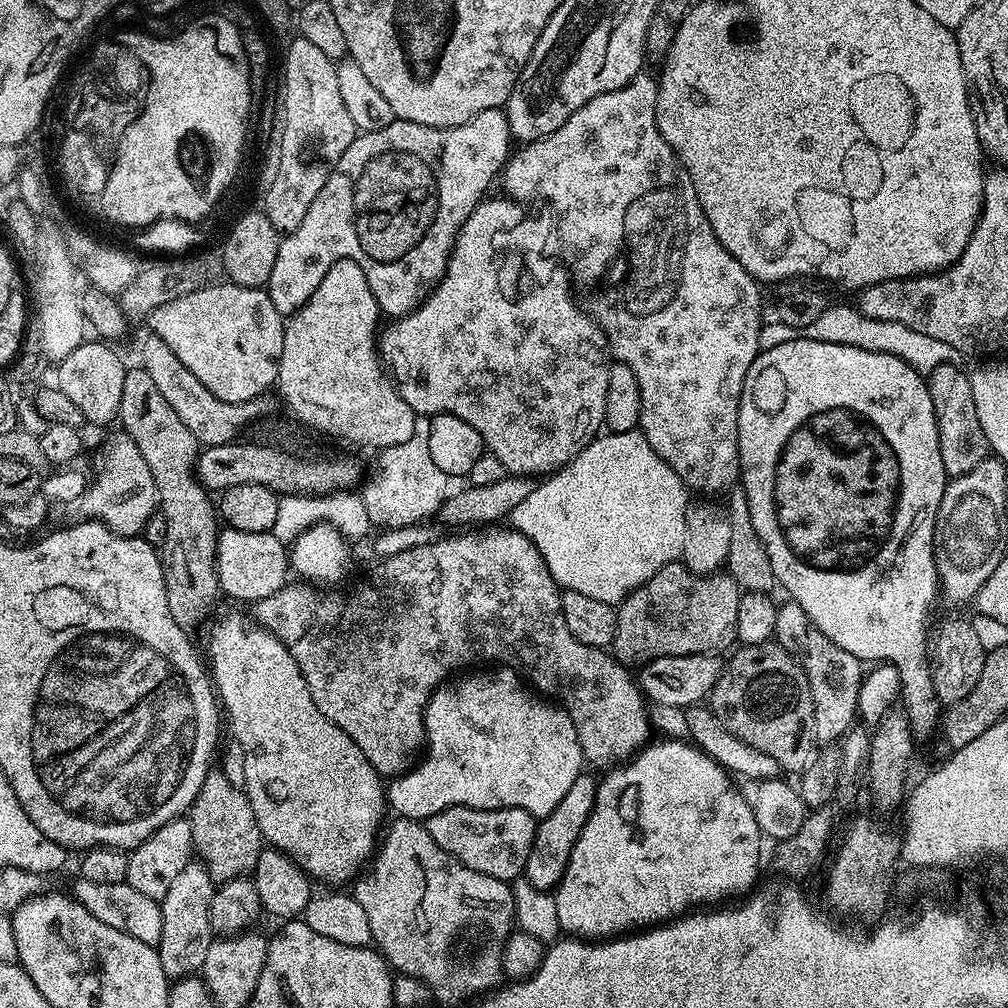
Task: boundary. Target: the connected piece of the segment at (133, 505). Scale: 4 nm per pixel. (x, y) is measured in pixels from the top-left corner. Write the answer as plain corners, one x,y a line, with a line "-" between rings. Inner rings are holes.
127,434
119,435
109,438
108,445
104,448
104,465
101,466
97,476
95,474
91,477
84,495
78,501
78,508
82,514
81,517
98,520
119,536
134,536
143,533
144,524
150,518
150,514
157,511
156,483
152,477
150,466
146,466
146,458
142,458
142,450
138,450
138,446

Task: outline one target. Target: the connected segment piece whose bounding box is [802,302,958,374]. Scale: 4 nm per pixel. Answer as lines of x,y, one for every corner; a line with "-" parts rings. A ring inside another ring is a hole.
829,303
826,310
810,326
802,329
805,340
814,342
830,342
838,346
854,346
858,350
870,350
878,354
894,354
894,358
902,358
914,371
927,374
939,364
950,364
957,359
958,353
946,342
938,342
938,338
929,338
926,334
918,334
918,330
910,330
910,326
902,326
902,322
882,322
867,320
855,307
847,308
844,304

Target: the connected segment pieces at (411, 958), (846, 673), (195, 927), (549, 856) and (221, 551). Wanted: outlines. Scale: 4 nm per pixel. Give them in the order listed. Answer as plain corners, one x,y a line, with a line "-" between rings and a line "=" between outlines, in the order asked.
403,818
393,821
392,825
387,825
388,833
385,836
383,833
382,843
374,853
370,864
372,872
361,871
350,888
352,897
366,910
371,943
387,960
389,968
401,976
413,976
426,982
433,997
444,1004
471,1001
501,987
505,979
502,950
514,931
516,918
515,898
509,881
470,870
470,866
442,850
421,821
=
791,602
781,603
776,609
774,640
796,659
810,682
814,698
814,734
817,745
835,745
858,720
858,690
865,673
862,662
854,654
850,654
850,650
842,650
838,642
830,642
830,638
826,638
826,634
822,634
822,630
818,630
818,626
810,622
810,614
806,614
802,606
=
189,862
182,874
170,882
164,899
159,901
162,914
162,938
158,945
162,970
169,978
195,976
206,962
206,950
210,950
214,933
210,926
210,902
217,885
207,867
200,862
=
588,774
576,777
568,793
563,796
562,802
558,802
558,806
554,806
554,810
550,810
550,814
543,816
537,823
536,837
522,876
538,890
551,893
560,883
562,874
570,862
574,842
578,842
578,834
582,834
582,826
586,826
586,818
590,818
590,810
594,810
596,786
597,781
591,780
=
224,526
216,534
216,573
225,597
247,602
270,598
289,583
290,552
273,532
247,532

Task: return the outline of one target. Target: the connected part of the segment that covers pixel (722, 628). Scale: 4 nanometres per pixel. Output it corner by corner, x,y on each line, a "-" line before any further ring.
683,562
662,566
658,574
620,601
611,651
628,666
643,666
663,656
723,653
723,648
731,649
737,643
741,591
735,578
724,570
700,575
691,572

